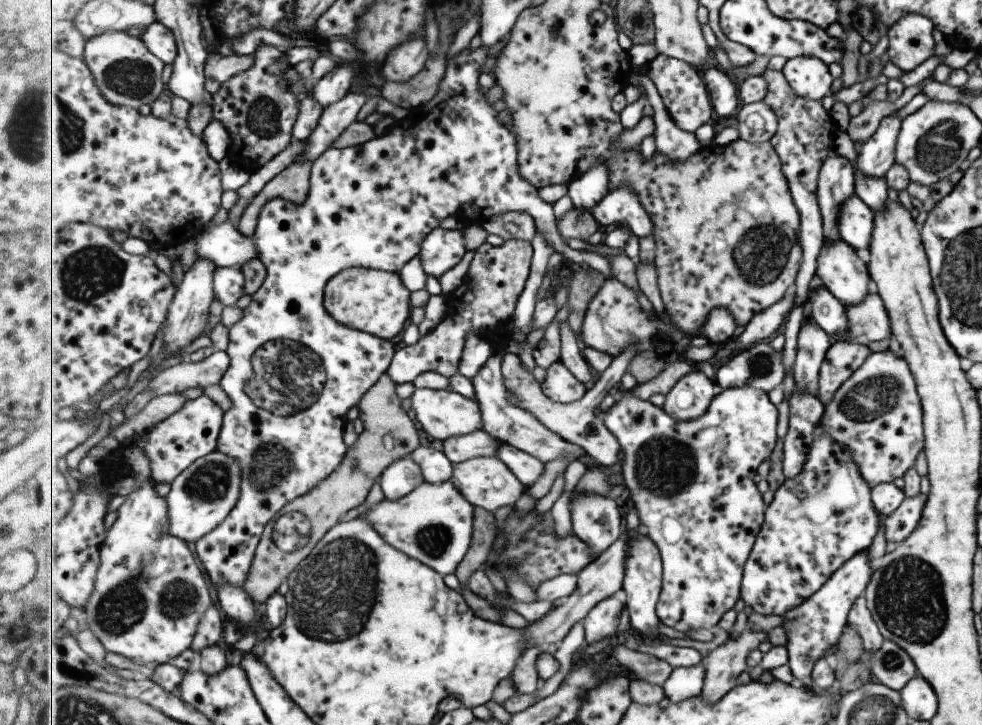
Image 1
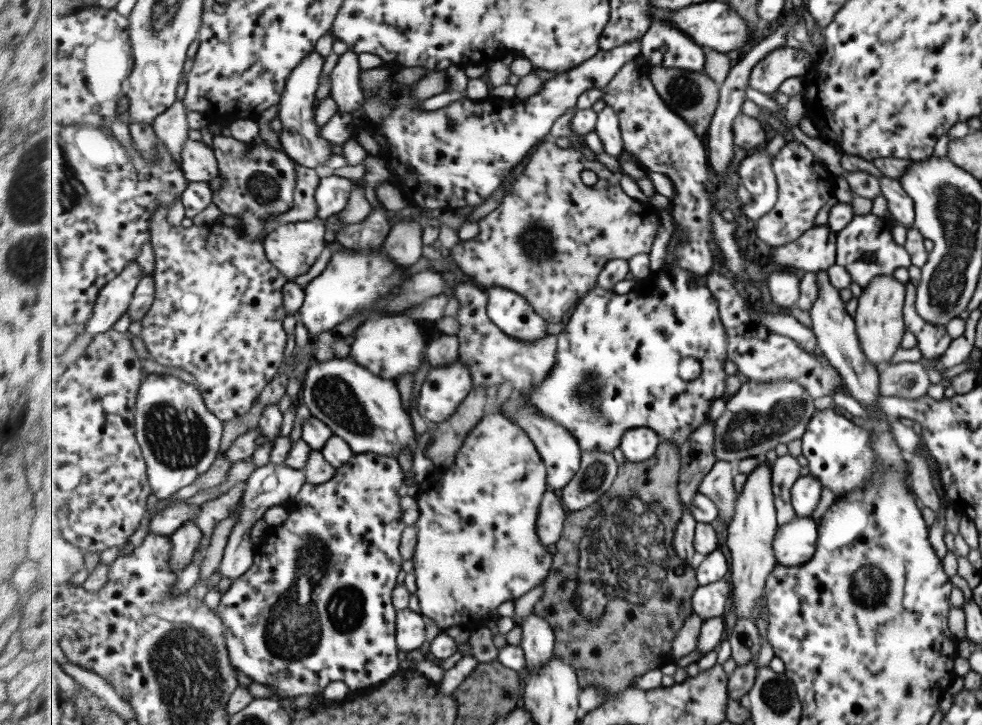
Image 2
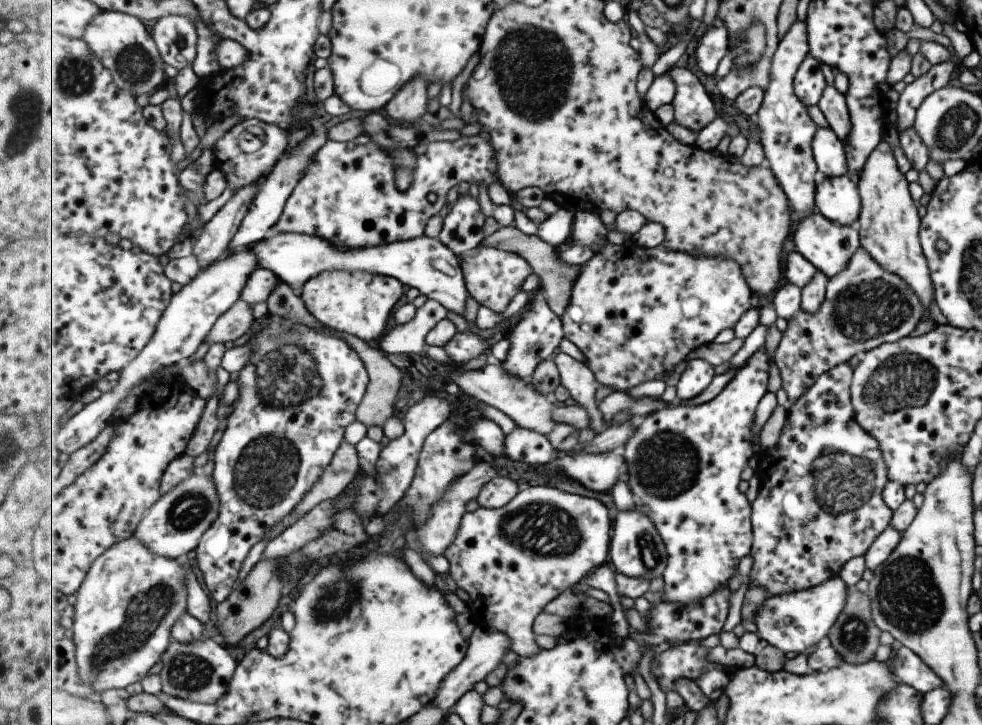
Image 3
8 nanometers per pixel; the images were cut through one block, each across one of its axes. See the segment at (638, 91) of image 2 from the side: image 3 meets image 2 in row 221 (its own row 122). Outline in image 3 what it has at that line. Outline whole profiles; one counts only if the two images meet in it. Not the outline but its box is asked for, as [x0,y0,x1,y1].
[668,67,719,134]

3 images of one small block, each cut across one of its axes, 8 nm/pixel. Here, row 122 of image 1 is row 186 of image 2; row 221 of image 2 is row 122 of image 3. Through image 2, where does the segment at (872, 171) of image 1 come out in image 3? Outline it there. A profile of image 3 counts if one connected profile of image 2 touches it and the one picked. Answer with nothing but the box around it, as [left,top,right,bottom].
[894,61,955,134]

